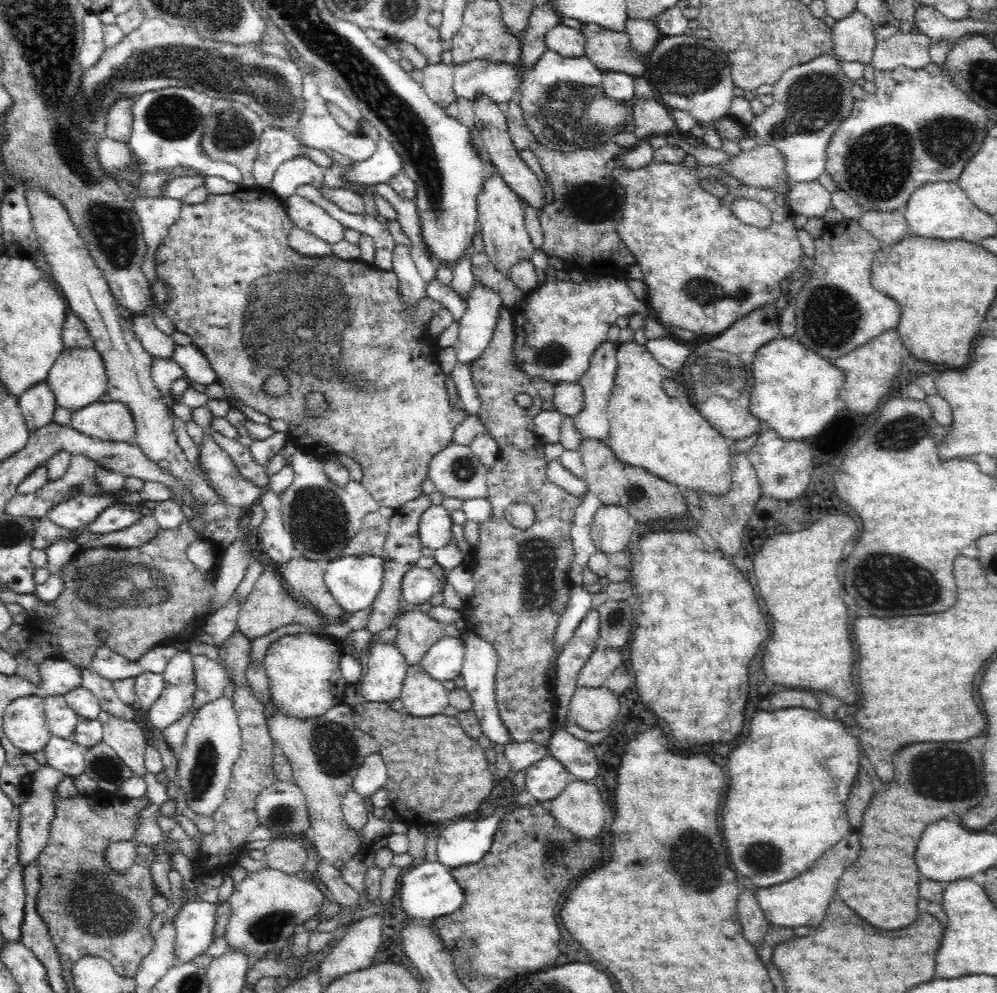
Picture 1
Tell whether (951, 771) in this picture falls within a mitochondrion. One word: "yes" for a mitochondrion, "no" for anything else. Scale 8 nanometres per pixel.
yes

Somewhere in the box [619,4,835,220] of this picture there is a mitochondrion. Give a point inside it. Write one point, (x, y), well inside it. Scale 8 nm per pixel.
(692, 68)

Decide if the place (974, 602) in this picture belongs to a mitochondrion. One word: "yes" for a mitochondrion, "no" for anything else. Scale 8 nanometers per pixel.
no

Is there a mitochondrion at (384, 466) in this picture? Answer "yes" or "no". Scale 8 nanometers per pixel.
no

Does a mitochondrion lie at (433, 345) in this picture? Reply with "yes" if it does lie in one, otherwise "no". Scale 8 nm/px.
no

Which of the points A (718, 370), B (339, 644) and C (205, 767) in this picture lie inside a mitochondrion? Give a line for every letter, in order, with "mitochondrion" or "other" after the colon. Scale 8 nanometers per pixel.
A: mitochondrion
B: other
C: mitochondrion

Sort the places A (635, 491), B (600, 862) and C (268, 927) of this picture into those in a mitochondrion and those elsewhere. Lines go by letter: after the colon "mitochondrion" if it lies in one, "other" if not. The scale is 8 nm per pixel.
A: mitochondrion
B: other
C: mitochondrion

